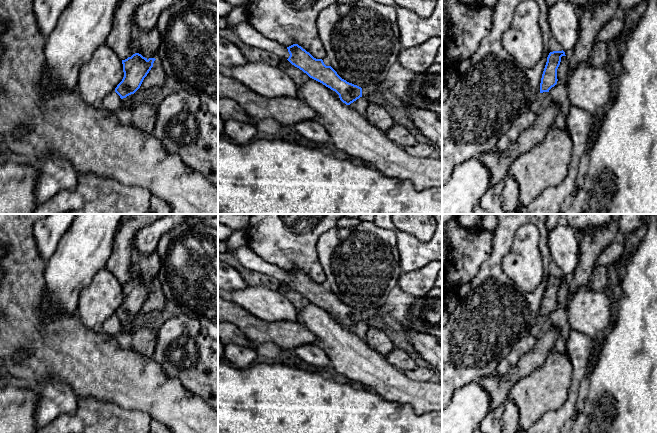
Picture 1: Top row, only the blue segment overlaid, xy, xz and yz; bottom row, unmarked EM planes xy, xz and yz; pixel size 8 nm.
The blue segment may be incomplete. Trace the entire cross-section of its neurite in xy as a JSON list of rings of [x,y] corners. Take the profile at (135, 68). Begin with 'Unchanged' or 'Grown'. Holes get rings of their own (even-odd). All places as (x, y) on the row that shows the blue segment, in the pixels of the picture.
Unchanged. [[[139,53],[122,60],[124,77],[115,88],[121,99],[134,94],[140,88],[155,60],[155,58],[147,59]]]

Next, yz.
Unchanged. [[[563,50],[549,53],[541,78],[540,93],[549,92],[549,90],[557,84],[557,69],[562,56],[566,56]]]

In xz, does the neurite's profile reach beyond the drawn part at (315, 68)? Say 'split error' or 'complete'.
complete

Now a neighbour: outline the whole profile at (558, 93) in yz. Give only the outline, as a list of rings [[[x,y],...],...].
[[[562,56],[557,69],[557,84],[549,90],[553,103],[557,103],[560,106],[559,112],[554,120],[554,125],[561,129],[567,128],[566,118],[572,106],[566,89],[566,77],[569,69],[569,58]]]

